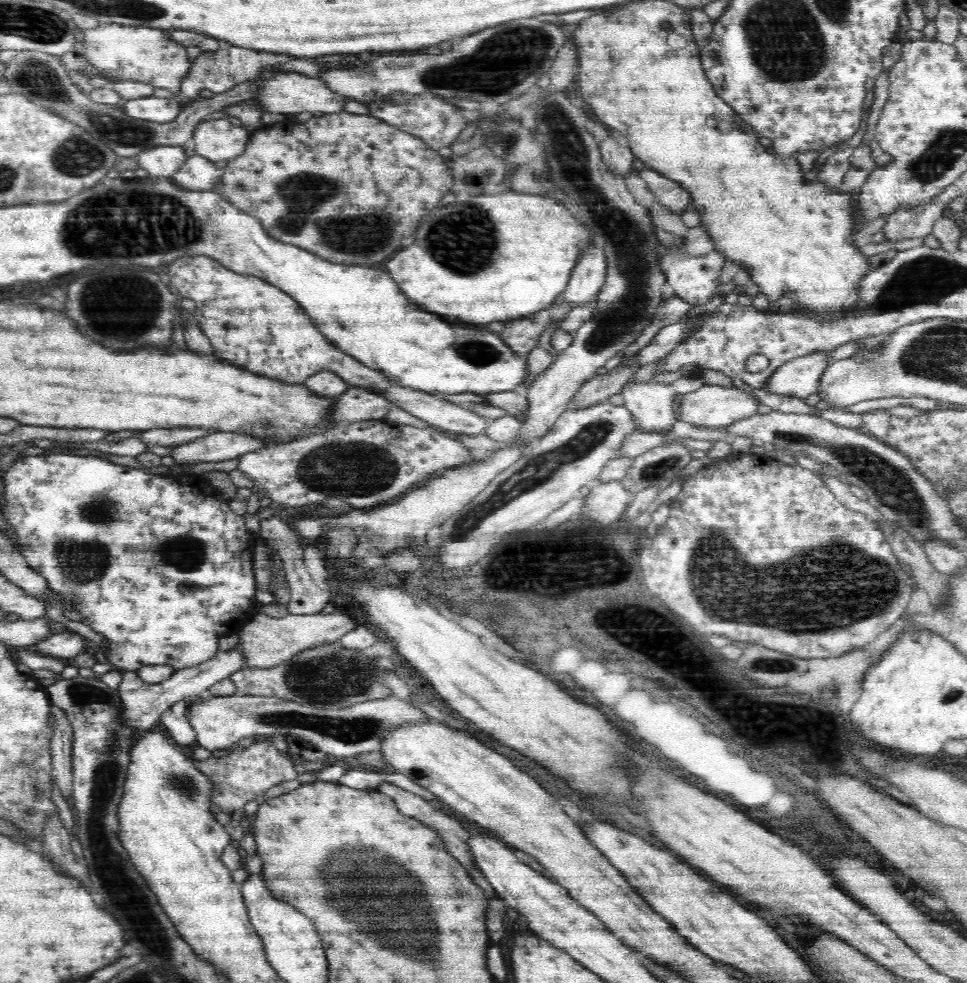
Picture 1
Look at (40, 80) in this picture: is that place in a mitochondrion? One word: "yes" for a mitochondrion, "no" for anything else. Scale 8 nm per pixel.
yes

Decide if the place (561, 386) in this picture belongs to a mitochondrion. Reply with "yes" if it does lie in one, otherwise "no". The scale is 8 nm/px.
no

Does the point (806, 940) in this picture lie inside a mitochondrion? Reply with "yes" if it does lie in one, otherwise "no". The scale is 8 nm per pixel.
no

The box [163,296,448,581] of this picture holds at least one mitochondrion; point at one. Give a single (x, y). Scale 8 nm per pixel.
(361, 468)

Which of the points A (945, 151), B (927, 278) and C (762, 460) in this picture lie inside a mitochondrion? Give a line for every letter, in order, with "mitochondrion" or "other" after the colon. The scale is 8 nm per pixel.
A: mitochondrion
B: mitochondrion
C: other

